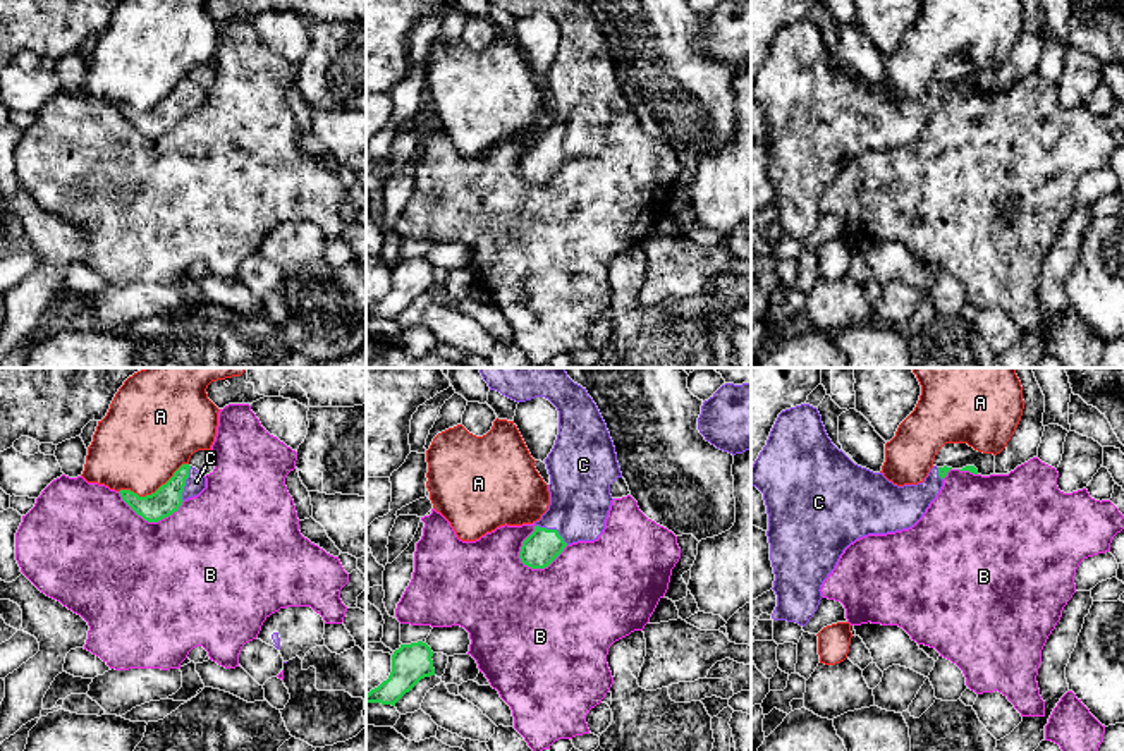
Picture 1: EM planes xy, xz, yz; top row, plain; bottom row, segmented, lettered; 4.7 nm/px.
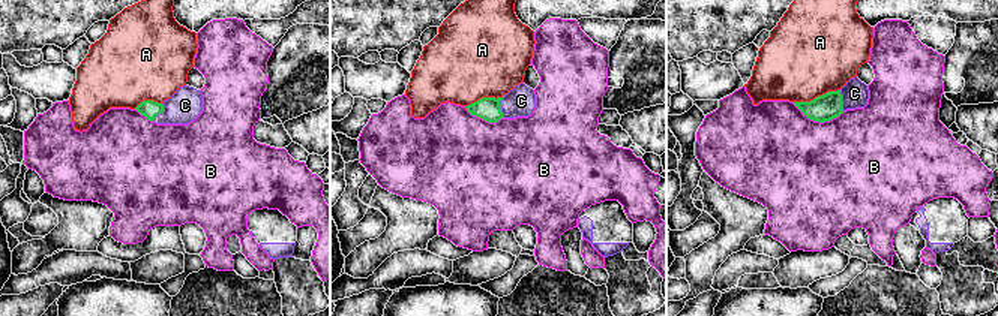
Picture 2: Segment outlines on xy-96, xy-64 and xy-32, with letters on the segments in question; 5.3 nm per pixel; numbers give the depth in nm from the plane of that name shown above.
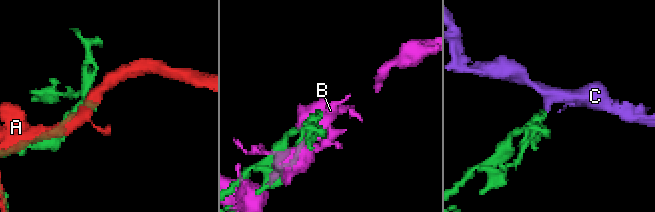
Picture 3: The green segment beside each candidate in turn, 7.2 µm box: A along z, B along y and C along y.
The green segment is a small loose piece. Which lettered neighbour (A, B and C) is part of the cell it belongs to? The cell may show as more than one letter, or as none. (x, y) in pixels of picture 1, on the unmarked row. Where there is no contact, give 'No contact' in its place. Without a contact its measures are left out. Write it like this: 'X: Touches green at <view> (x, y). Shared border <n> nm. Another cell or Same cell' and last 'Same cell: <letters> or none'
A: Touches green at xy (155, 107). Shared border 360 nm. Another cell
B: Touches green at xz (542, 183). Shared border 240 nm. Another cell
C: Touches green at xz (552, 145). Shared border 180 nm. Same cell
Same cell: C

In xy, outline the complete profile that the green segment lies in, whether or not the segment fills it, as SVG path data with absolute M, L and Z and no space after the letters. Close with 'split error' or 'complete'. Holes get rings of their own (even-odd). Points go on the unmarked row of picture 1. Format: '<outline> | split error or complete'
M182 79L155 108L139 112L120 105L122 115L144 136L158 137L179 125L184 115L198 112L206 103L206 93L196 82Z | split error

